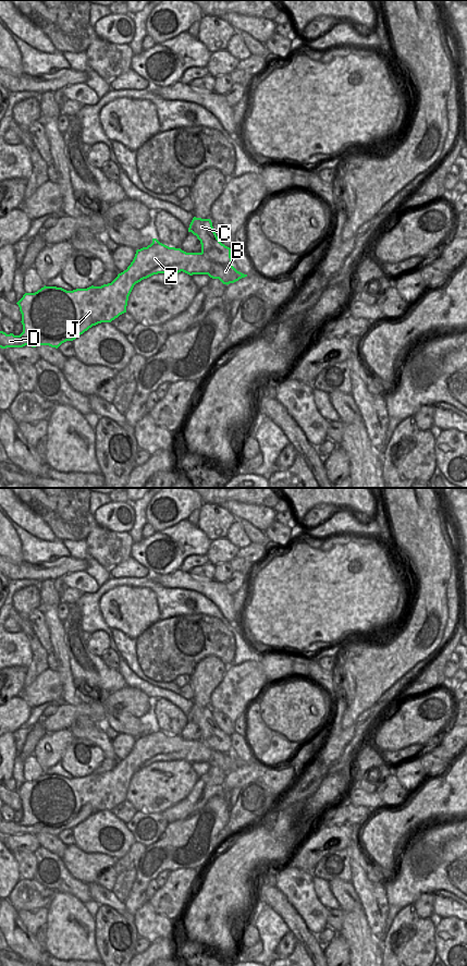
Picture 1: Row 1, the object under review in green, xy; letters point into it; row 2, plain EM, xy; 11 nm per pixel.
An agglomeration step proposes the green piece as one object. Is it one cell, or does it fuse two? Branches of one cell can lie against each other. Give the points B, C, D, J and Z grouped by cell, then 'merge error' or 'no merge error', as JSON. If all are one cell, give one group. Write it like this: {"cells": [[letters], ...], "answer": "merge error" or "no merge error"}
{"cells": [["B", "D", "J", "Z"], ["C"]], "answer": "merge error"}

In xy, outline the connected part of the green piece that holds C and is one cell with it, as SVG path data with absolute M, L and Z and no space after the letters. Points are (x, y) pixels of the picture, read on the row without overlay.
M194 705L188 720L192 720L200 729L204 743L220 753L232 754L231 736L220 730L210 707Z

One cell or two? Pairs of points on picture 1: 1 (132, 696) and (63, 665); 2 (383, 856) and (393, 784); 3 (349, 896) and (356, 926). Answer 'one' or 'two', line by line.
1: two
2: two
3: two

